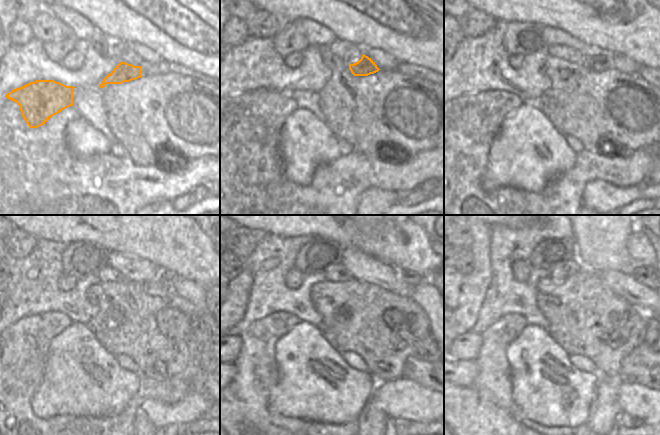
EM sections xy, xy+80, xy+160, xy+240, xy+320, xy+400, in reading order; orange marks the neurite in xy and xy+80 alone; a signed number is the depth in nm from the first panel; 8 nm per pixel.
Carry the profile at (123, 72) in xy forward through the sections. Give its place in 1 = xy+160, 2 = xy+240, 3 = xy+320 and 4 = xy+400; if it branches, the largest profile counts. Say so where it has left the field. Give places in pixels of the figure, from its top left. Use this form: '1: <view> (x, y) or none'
1: xy+160 (596, 60)
2: xy+240 (163, 284)
3: xy+320 (412, 278)
4: xy+400 (646, 275)

